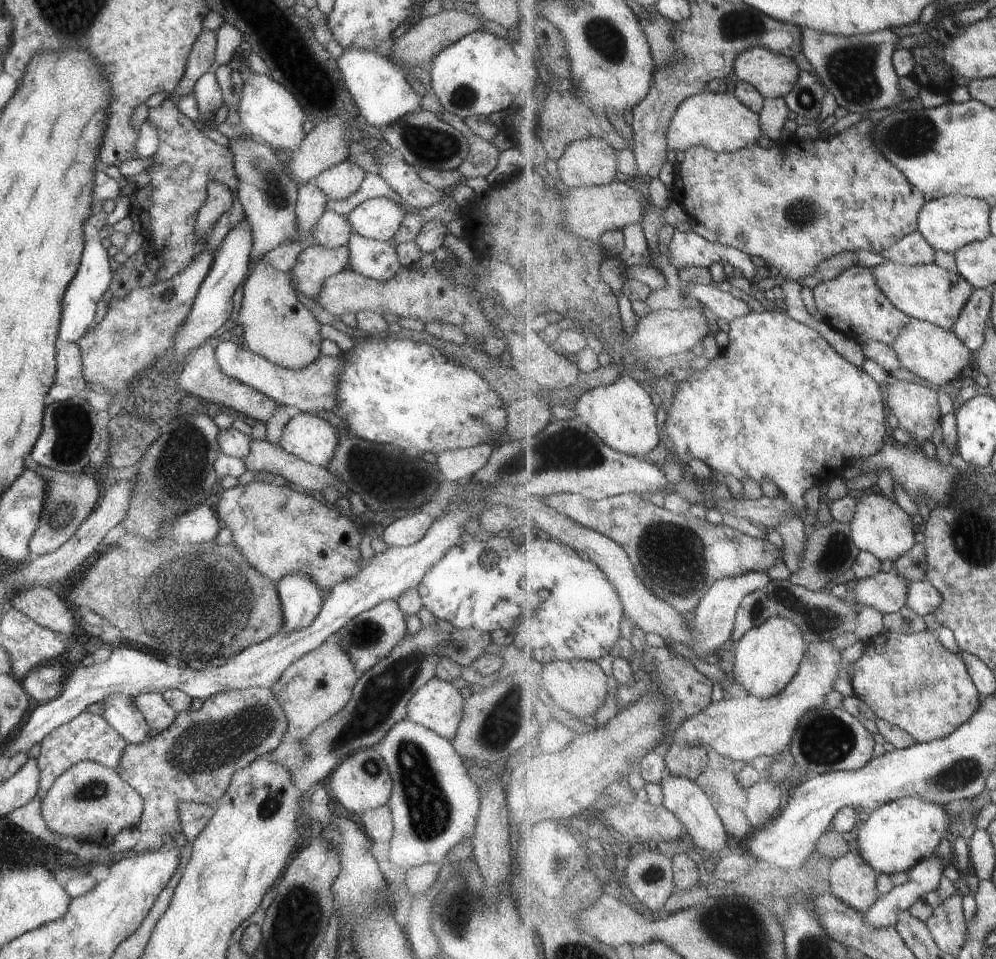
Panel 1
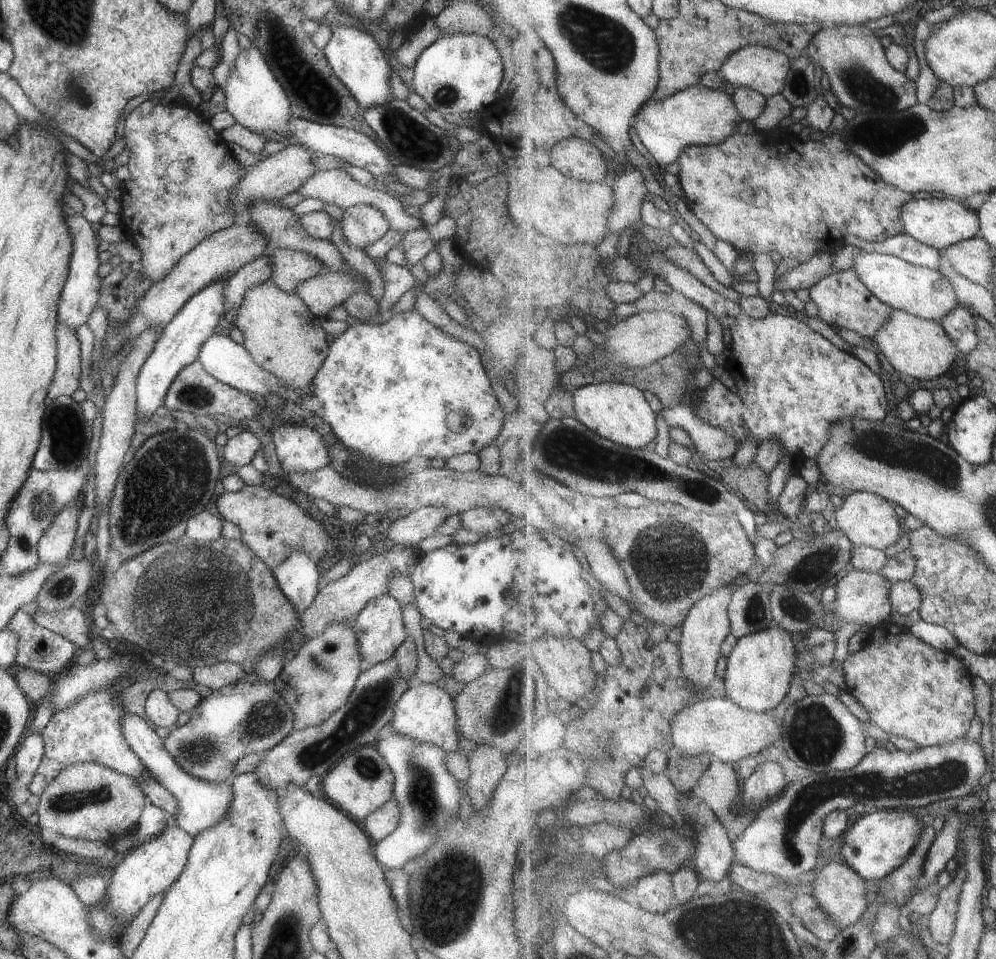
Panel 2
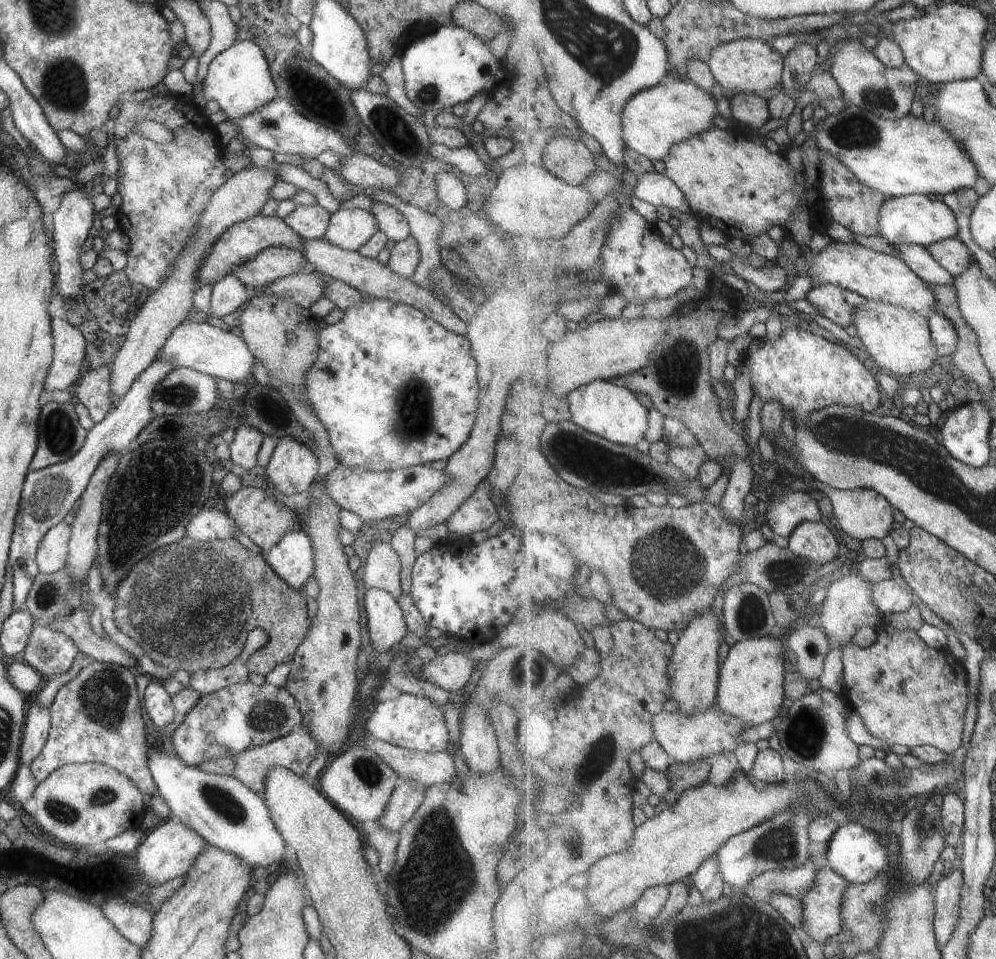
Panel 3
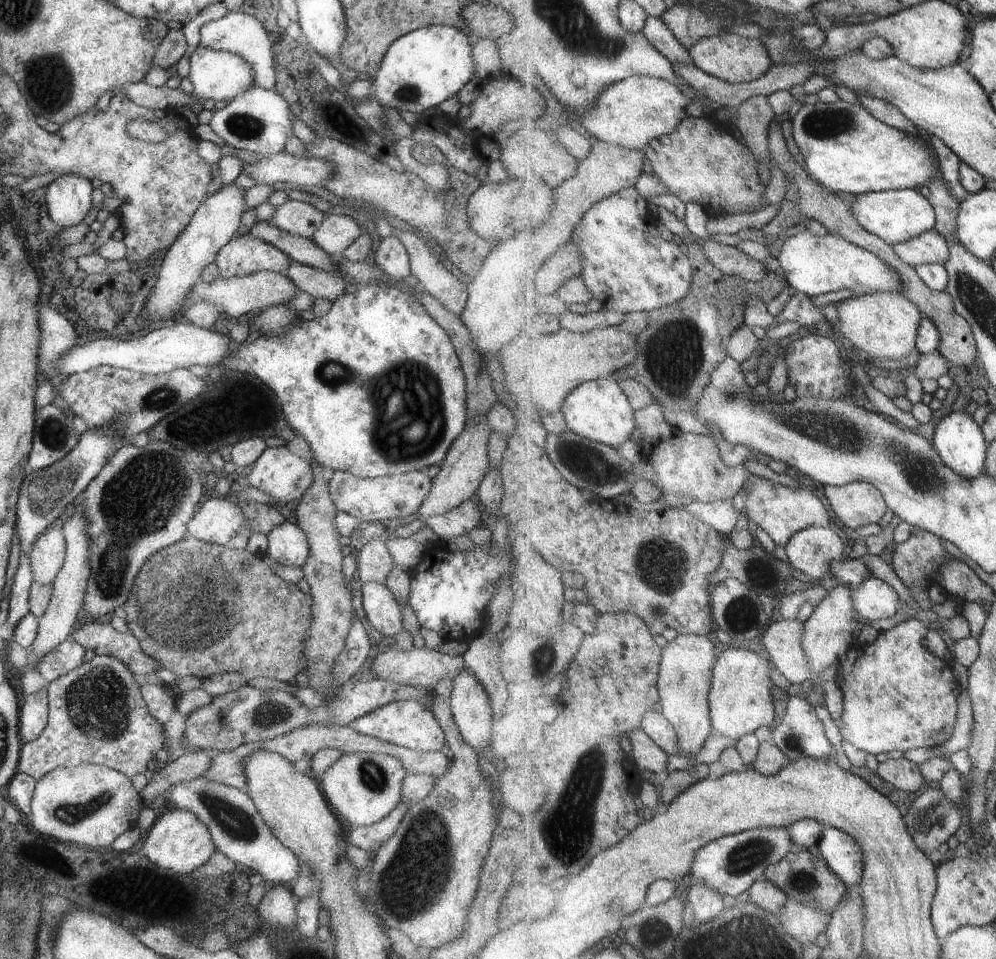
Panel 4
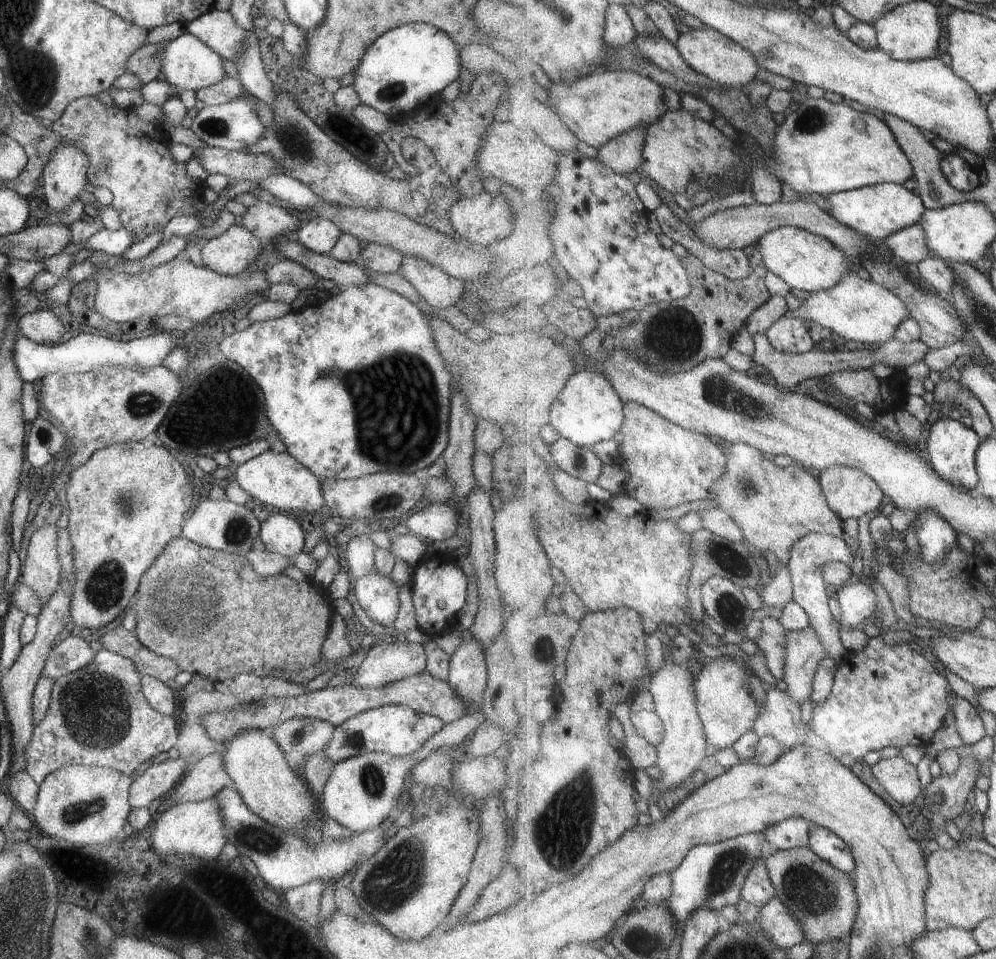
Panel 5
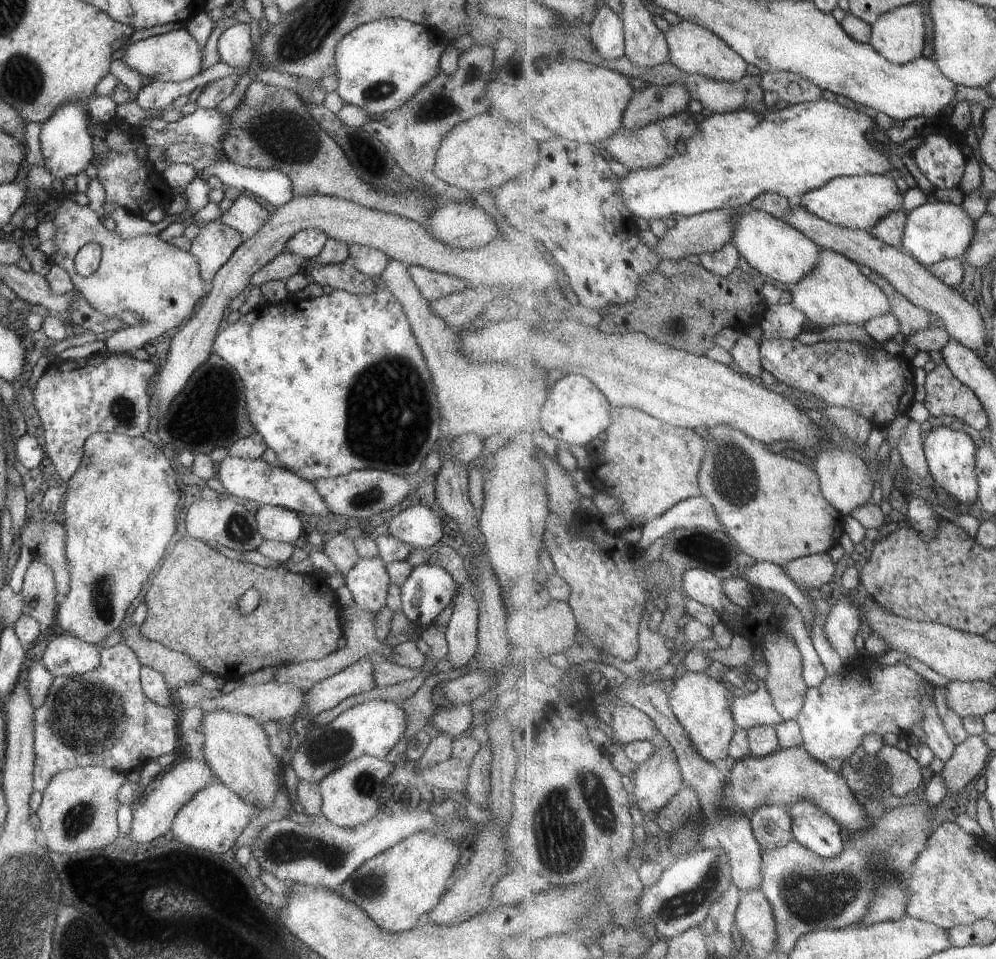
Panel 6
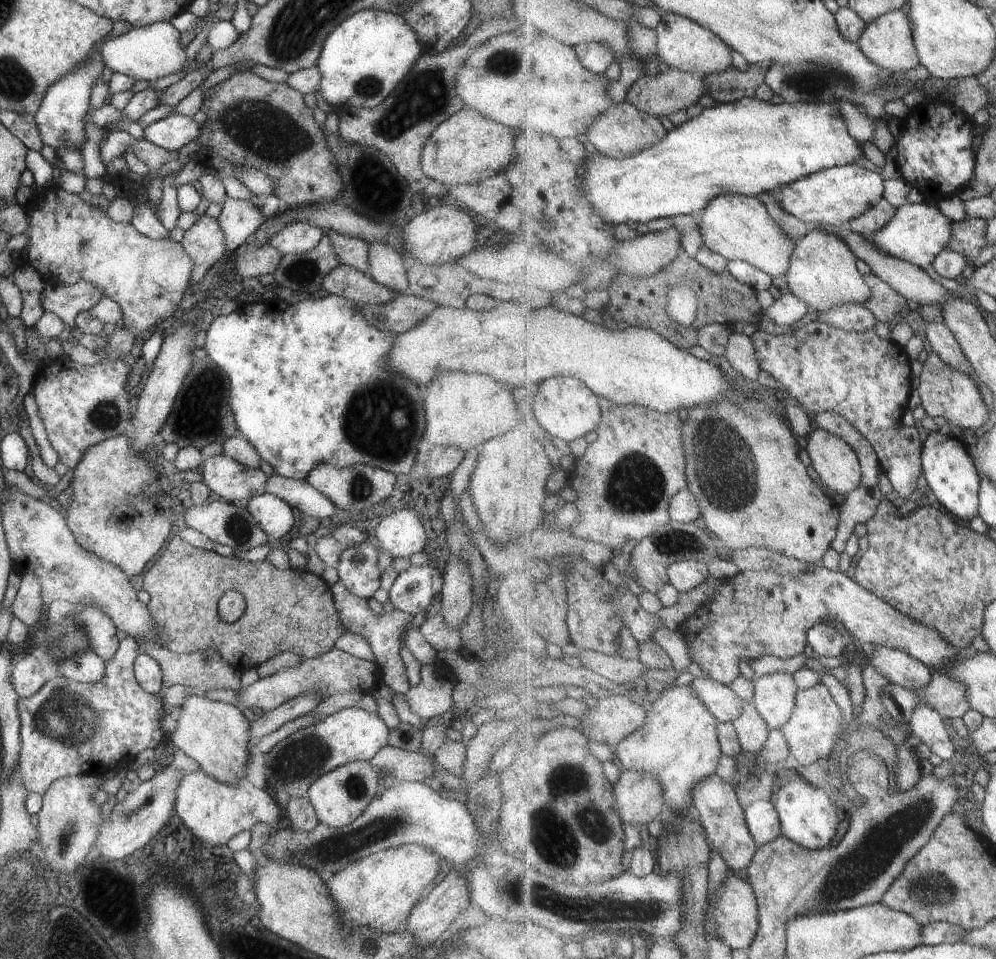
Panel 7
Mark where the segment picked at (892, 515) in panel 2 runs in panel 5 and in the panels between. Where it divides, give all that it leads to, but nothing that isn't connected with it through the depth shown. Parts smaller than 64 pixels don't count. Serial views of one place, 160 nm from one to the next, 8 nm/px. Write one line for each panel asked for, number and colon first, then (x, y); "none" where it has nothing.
3: (864, 514)
4: (857, 504)
5: (851, 493)

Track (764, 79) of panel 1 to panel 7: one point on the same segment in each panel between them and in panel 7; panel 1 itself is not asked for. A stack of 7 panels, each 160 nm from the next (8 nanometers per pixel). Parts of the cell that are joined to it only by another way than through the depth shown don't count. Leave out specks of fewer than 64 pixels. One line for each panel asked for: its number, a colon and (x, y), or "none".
2: (765, 69)
3: (747, 65)
4: (729, 57)
5: (715, 56)
6: (694, 49)
7: (682, 44)

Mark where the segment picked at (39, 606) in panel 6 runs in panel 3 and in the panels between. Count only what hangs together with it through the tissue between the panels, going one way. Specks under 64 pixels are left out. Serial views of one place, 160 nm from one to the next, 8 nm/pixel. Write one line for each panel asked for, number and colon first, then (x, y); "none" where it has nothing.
3: (51, 554)
4: (46, 557)
5: (41, 568)

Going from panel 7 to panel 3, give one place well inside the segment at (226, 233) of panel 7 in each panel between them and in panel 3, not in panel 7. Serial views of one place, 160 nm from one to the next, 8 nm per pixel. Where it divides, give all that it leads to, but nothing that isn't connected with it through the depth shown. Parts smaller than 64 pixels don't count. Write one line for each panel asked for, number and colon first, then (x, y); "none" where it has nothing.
3: (309, 222)
4: (298, 218)
5: (265, 221)
6: (245, 215)

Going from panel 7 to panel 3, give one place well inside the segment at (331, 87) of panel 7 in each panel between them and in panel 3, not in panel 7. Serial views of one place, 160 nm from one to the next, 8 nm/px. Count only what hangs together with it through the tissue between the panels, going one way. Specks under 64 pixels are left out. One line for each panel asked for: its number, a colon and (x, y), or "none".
3: (449, 65)
4: (422, 68)
5: (403, 68)
6: (378, 65)

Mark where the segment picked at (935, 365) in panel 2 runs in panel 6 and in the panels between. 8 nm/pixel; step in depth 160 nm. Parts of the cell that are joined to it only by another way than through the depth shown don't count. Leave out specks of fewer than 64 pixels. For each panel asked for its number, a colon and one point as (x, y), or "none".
3: (899, 340)
4: (884, 325)
5: (859, 310)
6: (836, 292)

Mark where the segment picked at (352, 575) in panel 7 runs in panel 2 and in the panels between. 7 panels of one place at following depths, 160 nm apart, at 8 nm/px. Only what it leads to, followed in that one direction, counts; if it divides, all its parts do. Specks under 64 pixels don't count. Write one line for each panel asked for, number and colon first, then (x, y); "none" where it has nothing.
2: (378, 629)
3: (385, 624)
4: (382, 611)
5: (377, 596)
6: (367, 581)

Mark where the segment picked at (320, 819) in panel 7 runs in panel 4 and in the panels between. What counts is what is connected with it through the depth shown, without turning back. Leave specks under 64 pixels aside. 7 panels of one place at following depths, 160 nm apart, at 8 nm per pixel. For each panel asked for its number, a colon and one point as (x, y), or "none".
4: (361, 788)
5: (359, 793)
6: (350, 795)

